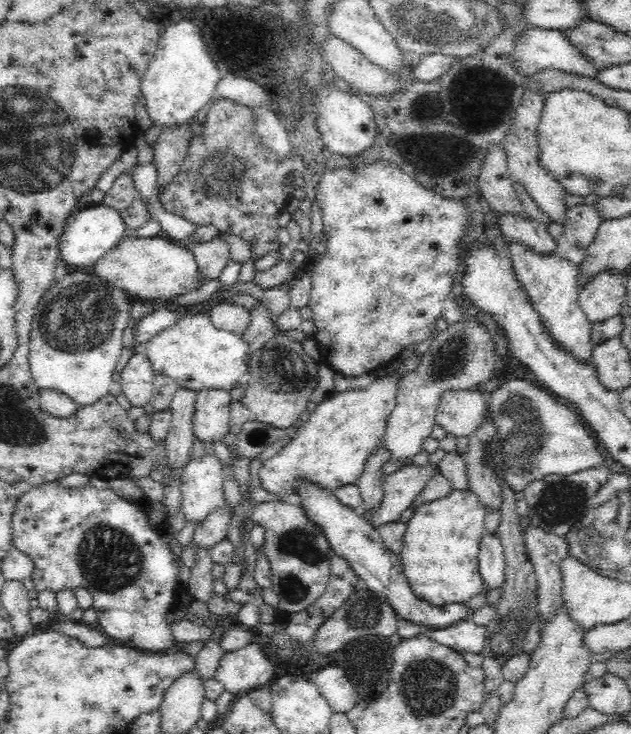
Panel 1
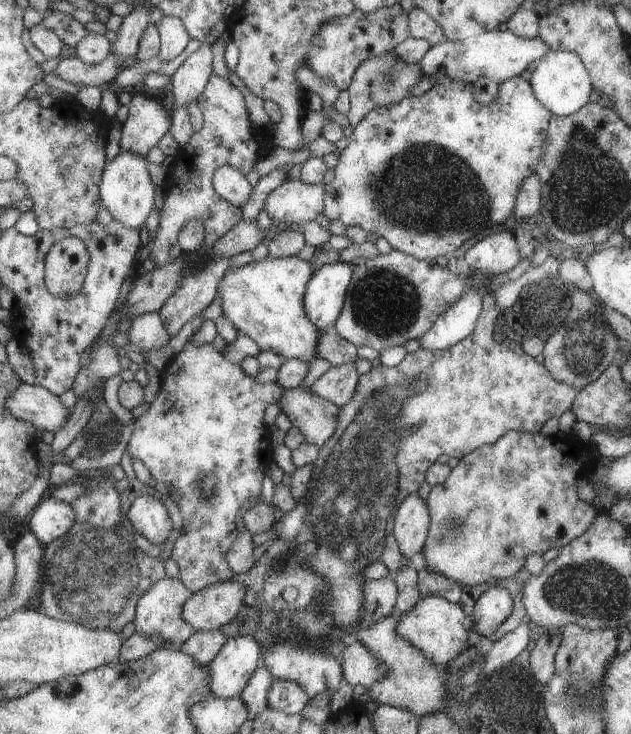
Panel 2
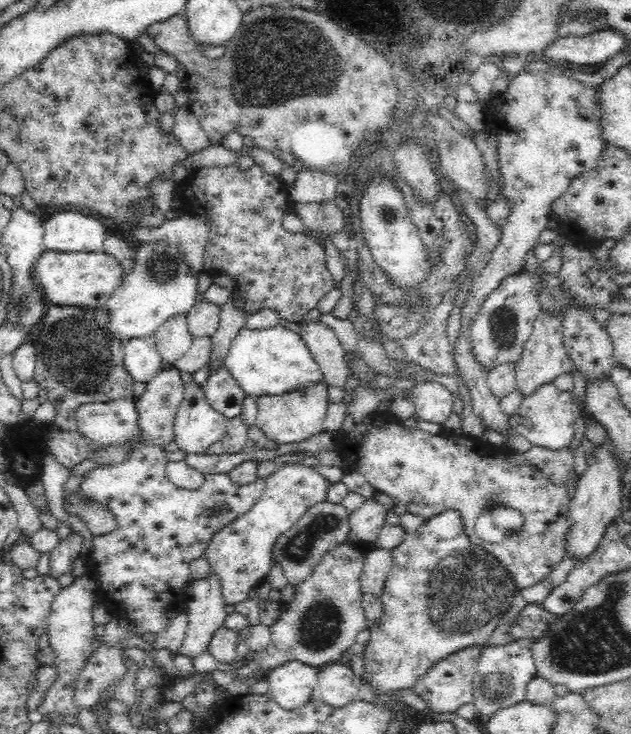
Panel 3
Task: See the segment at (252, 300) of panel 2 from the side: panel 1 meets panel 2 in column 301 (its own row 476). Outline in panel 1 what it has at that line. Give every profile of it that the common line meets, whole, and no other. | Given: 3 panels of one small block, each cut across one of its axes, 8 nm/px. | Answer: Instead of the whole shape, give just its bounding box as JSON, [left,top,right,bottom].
[262,373,400,498]

